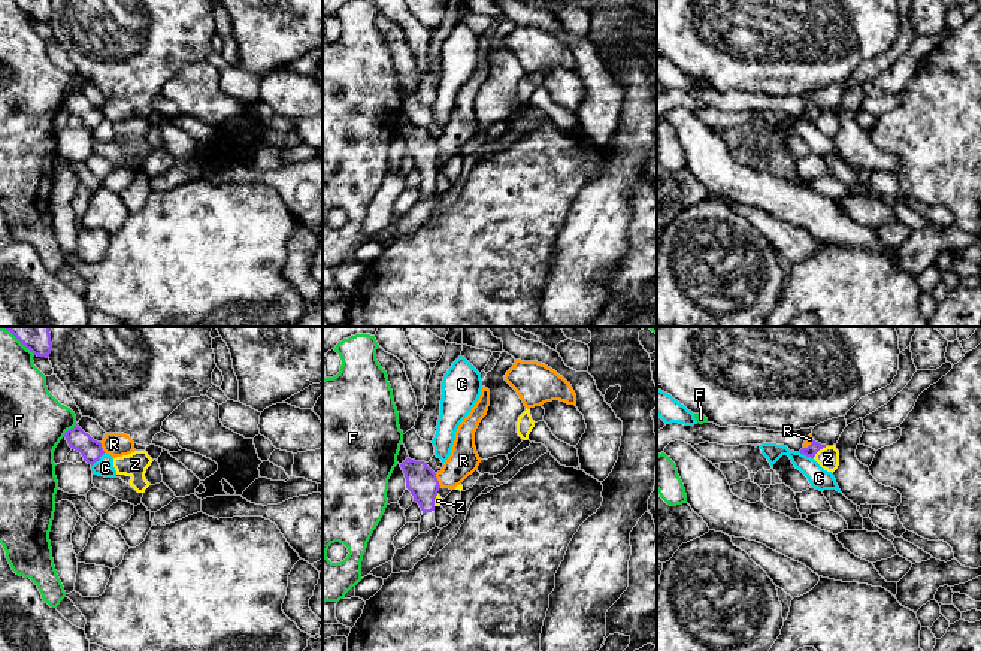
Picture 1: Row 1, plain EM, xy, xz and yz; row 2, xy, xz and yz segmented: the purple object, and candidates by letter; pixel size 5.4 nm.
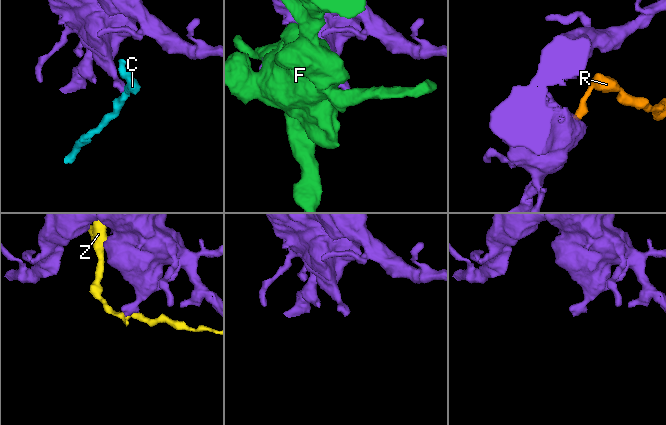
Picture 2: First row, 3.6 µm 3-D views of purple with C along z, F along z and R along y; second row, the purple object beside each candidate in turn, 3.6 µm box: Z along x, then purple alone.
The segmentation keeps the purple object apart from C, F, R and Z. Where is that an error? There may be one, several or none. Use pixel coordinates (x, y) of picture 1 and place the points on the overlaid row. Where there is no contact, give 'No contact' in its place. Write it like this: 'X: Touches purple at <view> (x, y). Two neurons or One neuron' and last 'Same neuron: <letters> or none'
C: Touches purple at xy (97, 460). Two neurons
F: Touches purple at xy (70, 429). Two neurons
R: Touches purple at xz (436, 480). Two neurons
Z: Touches purple at yz (818, 450). Two neurons
Same neuron: none

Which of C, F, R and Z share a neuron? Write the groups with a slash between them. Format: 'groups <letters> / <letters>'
groups C / F / R / Z

